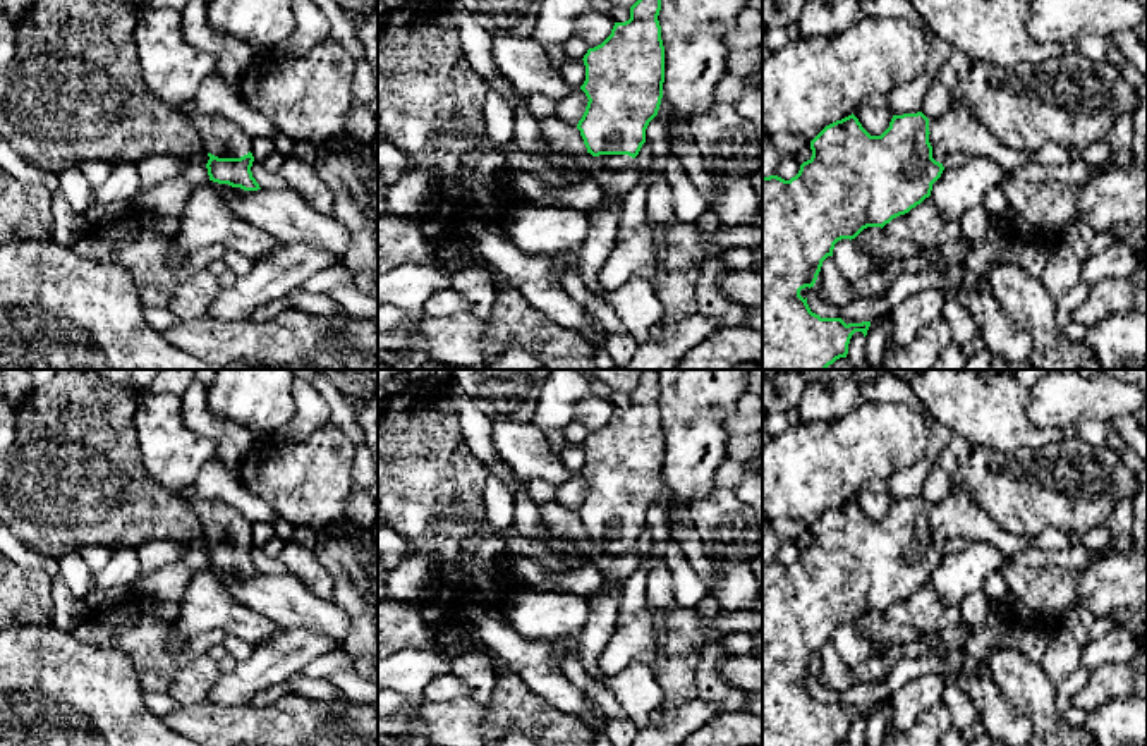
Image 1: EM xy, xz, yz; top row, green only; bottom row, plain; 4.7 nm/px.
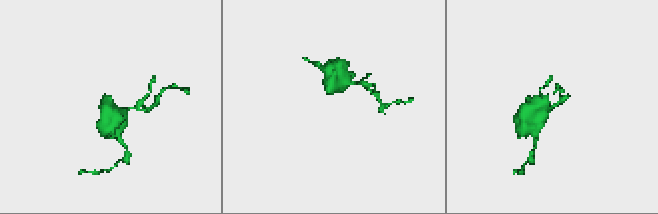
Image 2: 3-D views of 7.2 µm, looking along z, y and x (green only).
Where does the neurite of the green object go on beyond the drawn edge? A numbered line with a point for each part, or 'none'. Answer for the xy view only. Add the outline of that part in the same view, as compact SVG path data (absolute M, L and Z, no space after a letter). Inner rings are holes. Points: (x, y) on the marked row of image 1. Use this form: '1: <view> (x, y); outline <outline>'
1: xy (225, 140); outline M194 101L180 107L179 112L191 119L197 136L206 144L206 153L218 158L240 158L251 151L251 138L234 122L199 113Z

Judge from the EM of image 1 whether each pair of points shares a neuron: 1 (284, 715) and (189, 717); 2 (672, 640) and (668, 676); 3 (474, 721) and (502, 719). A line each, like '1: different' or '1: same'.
1: same
2: same
3: different

